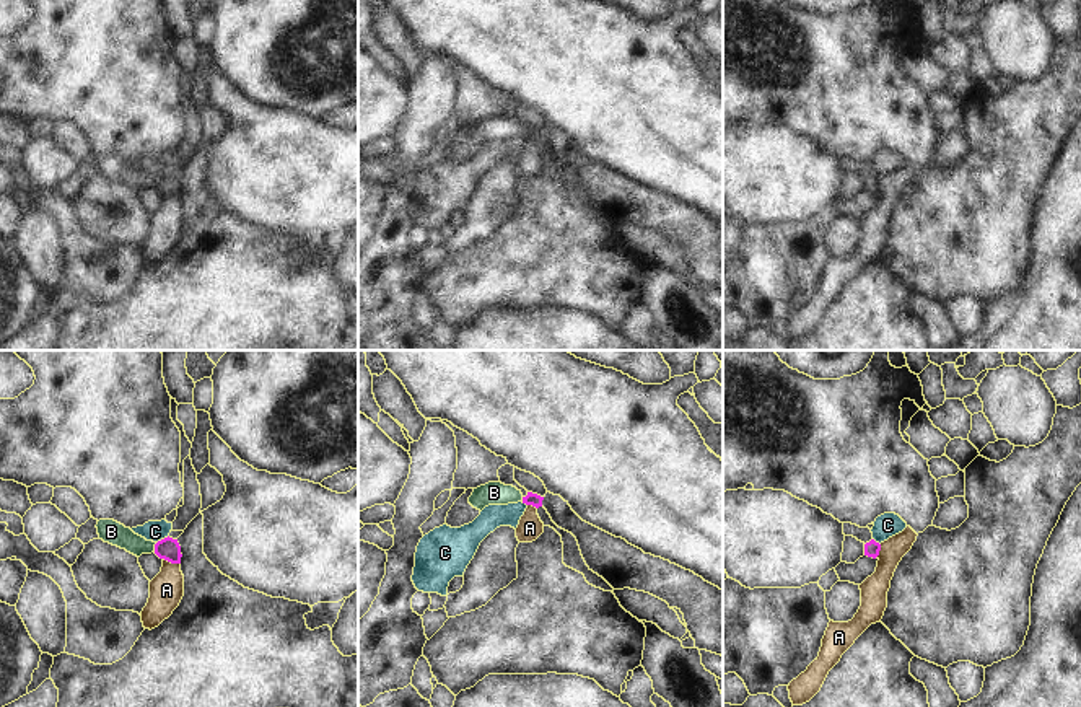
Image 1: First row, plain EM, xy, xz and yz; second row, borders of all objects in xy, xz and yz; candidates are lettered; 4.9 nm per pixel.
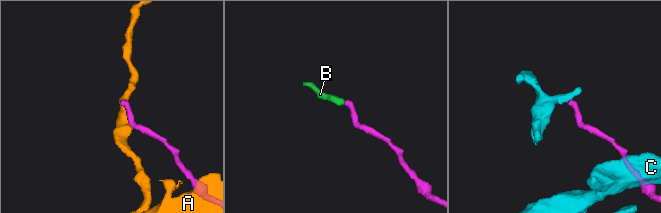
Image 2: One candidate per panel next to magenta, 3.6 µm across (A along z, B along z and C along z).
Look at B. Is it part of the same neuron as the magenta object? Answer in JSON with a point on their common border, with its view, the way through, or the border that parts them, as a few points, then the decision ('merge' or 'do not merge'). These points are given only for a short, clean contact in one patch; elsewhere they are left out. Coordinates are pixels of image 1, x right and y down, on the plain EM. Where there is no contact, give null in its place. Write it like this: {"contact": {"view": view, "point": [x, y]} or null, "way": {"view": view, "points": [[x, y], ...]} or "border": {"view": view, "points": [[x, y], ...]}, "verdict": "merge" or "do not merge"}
{"contact": {"view": "xy", "point": [155, 183]}, "way": {"view": "xy", "points": [[168, 183], [155, 183], [137, 181], [111, 166]]}, "verdict": "merge"}

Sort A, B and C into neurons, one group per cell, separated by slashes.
A / B / C

